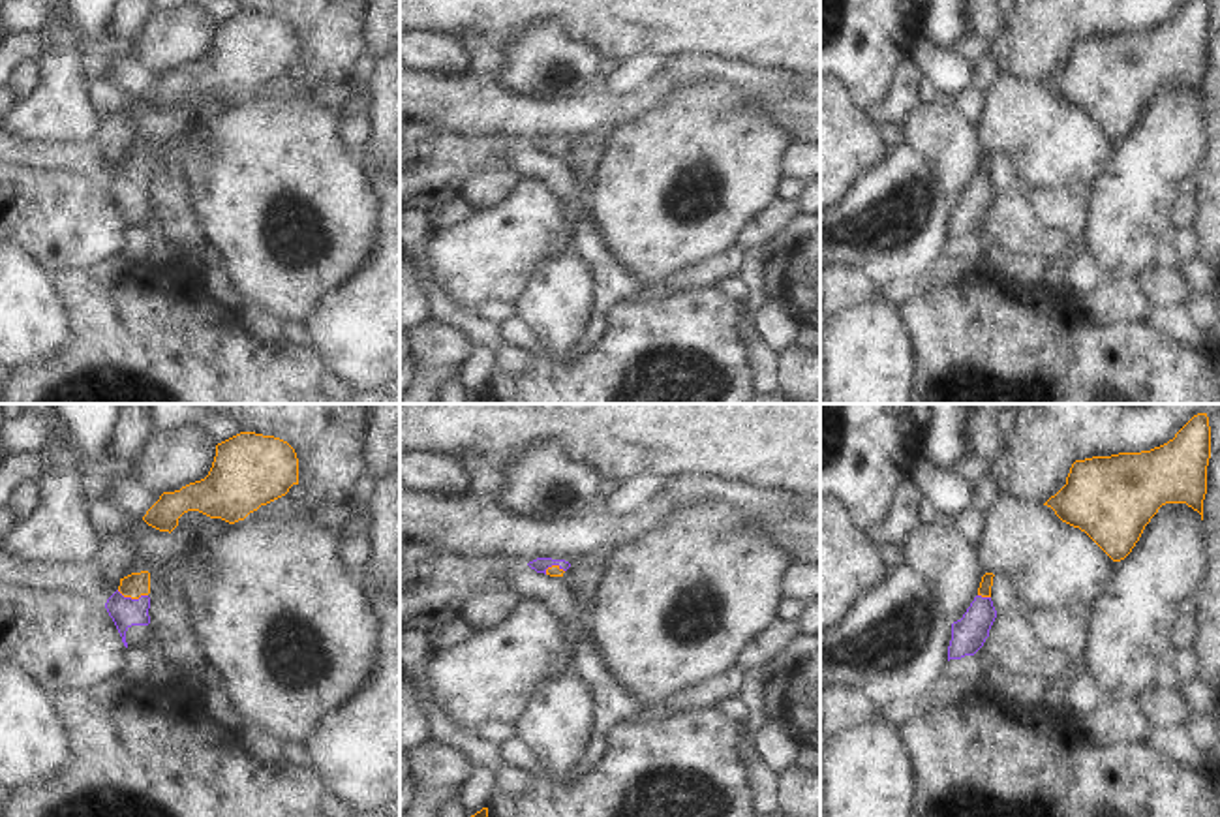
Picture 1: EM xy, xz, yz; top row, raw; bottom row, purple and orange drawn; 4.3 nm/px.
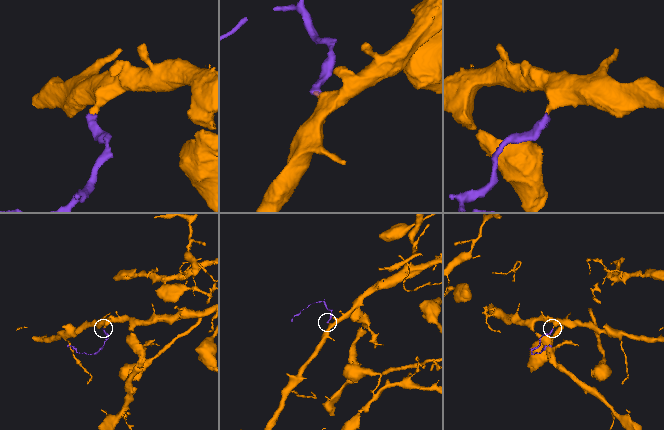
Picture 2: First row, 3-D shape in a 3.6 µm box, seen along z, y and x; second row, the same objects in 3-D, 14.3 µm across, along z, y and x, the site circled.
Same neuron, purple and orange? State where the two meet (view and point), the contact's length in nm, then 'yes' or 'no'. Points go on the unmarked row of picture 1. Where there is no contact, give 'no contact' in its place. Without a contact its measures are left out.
xy (130, 177) | 140 nm | yes

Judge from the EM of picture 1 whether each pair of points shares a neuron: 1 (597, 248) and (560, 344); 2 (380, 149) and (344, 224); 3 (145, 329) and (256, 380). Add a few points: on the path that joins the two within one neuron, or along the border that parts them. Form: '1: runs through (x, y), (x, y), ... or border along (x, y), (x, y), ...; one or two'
1: border along (569, 248), (590, 269), (594, 282), (590, 314); two
2: border along (350, 151), (350, 156), (380, 201), (378, 220); two
3: runs through (173, 350), (199, 370), (228, 374); one

